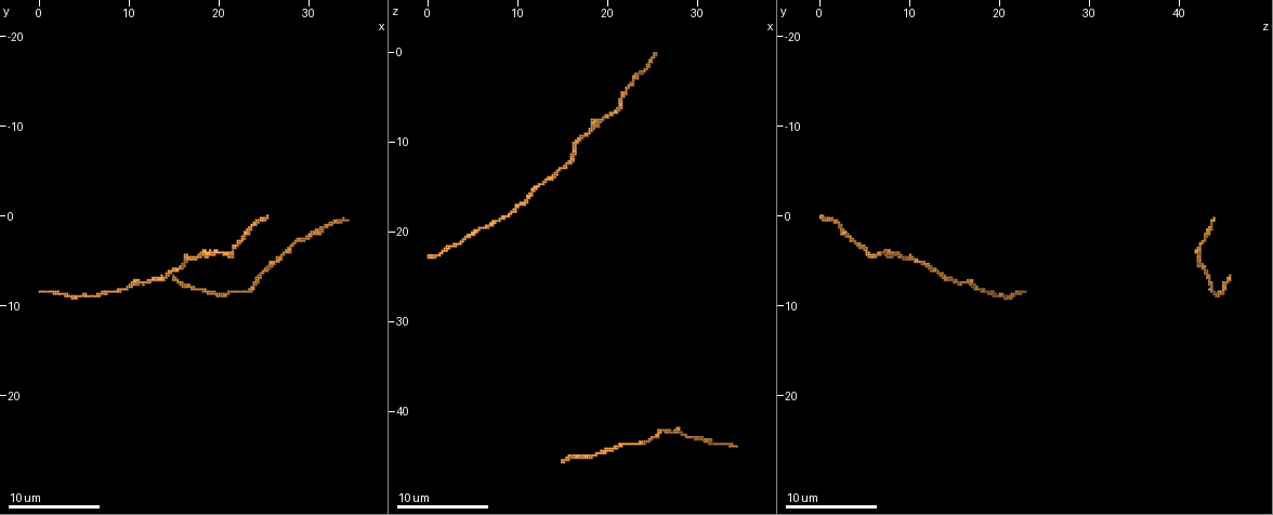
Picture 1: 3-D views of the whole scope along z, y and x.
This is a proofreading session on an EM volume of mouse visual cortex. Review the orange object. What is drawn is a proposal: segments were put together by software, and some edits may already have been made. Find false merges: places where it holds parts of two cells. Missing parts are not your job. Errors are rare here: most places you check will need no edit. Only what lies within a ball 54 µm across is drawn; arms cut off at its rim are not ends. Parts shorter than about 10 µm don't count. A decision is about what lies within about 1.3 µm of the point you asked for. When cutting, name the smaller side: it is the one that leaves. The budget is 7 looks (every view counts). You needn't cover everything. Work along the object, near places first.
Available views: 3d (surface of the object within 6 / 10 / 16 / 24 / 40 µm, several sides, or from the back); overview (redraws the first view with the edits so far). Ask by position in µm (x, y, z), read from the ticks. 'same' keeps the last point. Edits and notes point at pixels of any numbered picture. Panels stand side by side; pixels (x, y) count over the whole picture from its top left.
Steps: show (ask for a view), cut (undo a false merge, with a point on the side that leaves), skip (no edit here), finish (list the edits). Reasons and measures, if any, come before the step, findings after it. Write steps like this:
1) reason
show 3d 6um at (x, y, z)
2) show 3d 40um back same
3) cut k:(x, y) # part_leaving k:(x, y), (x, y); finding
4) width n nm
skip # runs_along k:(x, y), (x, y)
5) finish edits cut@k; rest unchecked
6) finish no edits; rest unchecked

sudden change in width
show 3d 10um at (13.0, 6.8, 14.4)

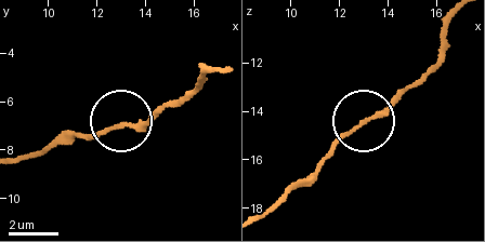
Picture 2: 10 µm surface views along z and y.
show 3d 6um at (13.1, 6.9, 14.4)

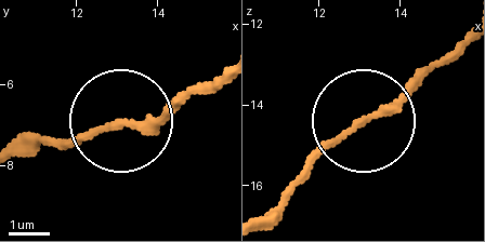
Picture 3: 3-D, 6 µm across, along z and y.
width 190 nm
skip # all the same cell

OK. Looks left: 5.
calibre changes
show 3d 10um at (19.6, 4.2, 7.6)

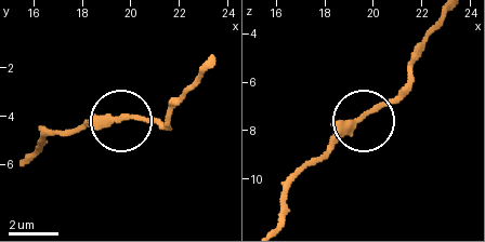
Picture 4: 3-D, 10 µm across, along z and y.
skip # runs_along 4:(276, 218), (288, 188), (410, 78); one cell here

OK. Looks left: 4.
calibre changes
show 3d 6um at (23.8, 8.2, 43.6)

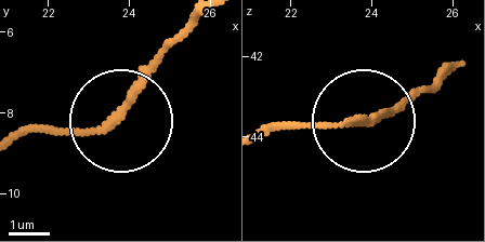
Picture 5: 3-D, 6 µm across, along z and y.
width 180 nm
skip # one cell here

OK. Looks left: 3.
finish no edits; rest unchecked

